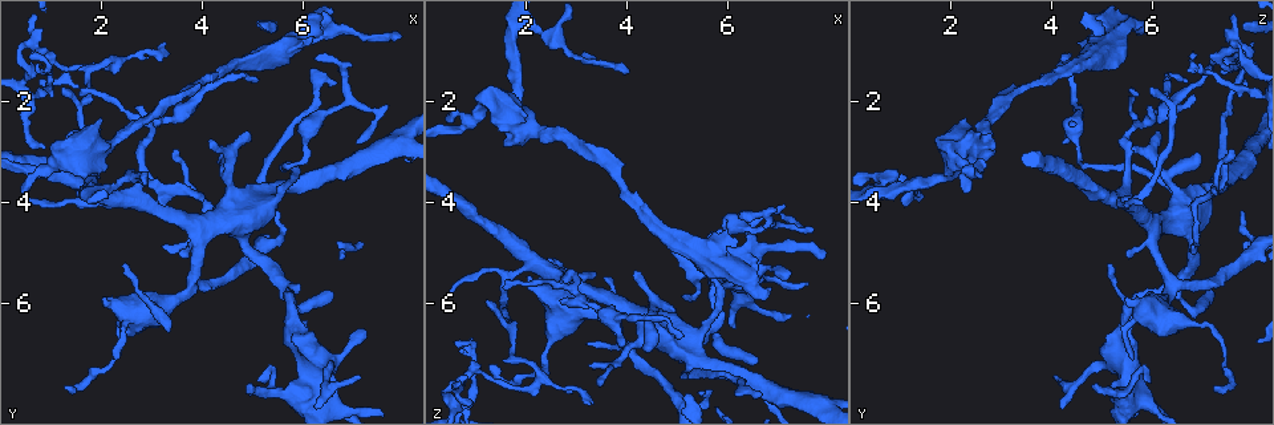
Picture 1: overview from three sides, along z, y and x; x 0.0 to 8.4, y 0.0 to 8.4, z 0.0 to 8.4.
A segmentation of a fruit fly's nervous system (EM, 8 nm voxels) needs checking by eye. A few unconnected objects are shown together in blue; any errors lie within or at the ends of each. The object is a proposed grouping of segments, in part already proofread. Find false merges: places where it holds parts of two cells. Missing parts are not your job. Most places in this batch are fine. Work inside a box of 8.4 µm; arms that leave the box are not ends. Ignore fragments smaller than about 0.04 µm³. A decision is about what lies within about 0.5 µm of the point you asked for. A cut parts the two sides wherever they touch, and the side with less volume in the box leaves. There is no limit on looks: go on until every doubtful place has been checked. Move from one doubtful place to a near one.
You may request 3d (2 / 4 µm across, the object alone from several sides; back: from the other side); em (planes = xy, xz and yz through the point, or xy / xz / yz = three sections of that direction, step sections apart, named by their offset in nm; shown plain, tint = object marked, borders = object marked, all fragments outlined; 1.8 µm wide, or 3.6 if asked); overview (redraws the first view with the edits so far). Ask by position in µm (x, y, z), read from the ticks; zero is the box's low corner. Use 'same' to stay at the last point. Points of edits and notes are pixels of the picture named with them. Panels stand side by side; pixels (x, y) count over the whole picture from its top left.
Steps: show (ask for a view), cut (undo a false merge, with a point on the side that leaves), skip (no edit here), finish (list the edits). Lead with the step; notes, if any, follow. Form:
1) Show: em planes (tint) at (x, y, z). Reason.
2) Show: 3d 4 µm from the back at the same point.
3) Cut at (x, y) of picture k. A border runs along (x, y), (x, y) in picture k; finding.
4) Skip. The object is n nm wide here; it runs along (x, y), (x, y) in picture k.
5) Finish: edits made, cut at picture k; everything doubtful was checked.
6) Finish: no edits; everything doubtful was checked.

Show: em 3.6 µm xz step 4 (borders) at (1.65, 3.15, 2.15). Sharp bend.

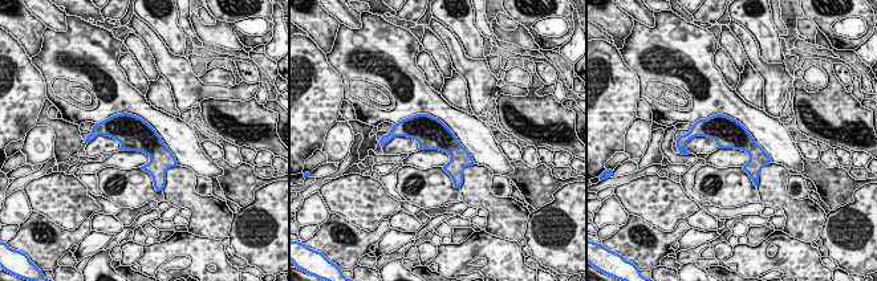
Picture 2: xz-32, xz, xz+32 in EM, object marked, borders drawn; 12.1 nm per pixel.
Show: em 3.6 µm planes (borders) at the same point. Another direction.

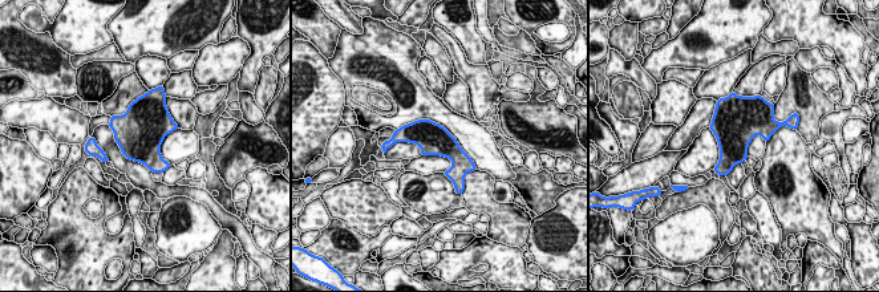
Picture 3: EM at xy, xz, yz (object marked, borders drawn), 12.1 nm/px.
Skip. Continuous, no second cell.

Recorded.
Show: 3d 2 µm at (0.85, 3.35, 2.40). Thick turns thin.

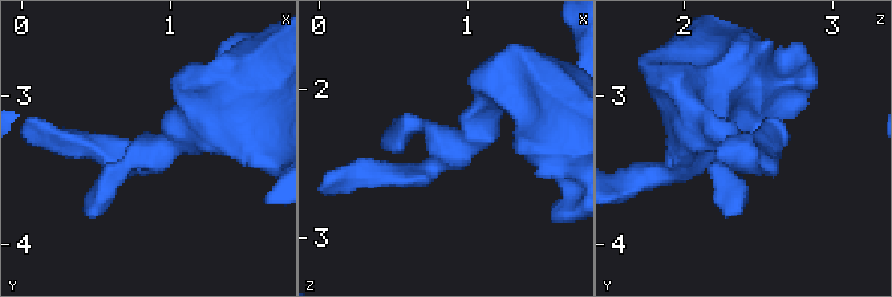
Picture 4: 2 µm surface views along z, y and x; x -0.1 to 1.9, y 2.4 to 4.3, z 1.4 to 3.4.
Show: em planes (tint) at (0.84, 3.38, 2.42).

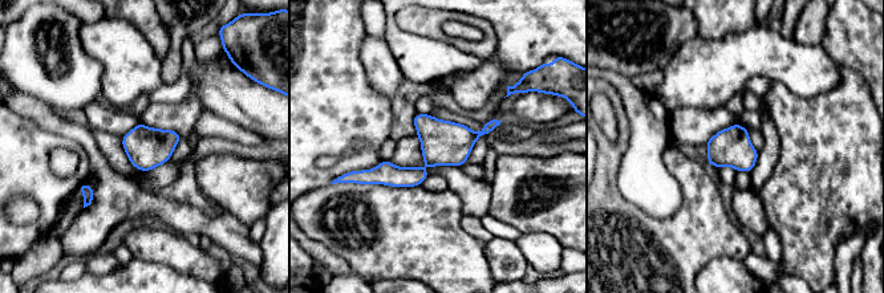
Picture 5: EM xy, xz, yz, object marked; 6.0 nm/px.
Skip. It runs along (494, 123), (417, 175), (364, 175) in picture 5; one cell here.

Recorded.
Show: em planes (plain) at (0.55, 0.85, 7.70). Sharp bend.

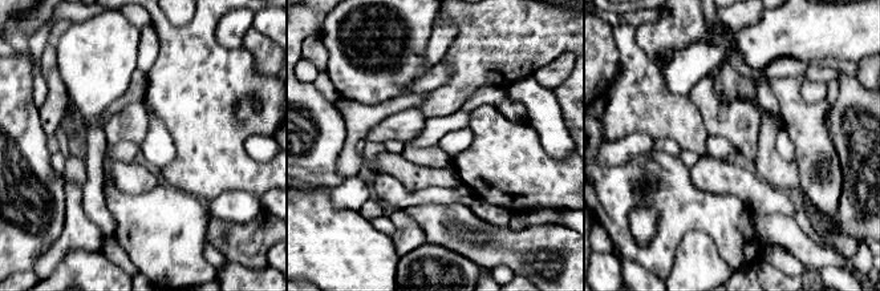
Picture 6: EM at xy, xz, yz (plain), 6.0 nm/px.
Show: em planes (borders) at the same point.

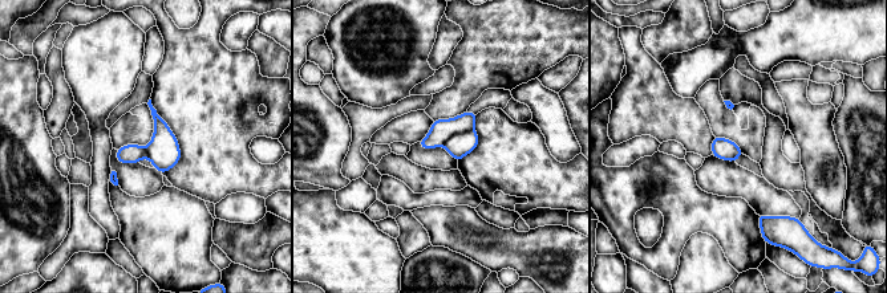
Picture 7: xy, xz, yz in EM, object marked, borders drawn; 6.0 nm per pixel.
Cut at (441, 130) of picture 7. A border runs along (473, 129), (456, 131), (444, 145) in picture 7; a second cell is stuck on.

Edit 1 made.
Finish: edits made, cut at picture 7; everything doubtful was checked.

